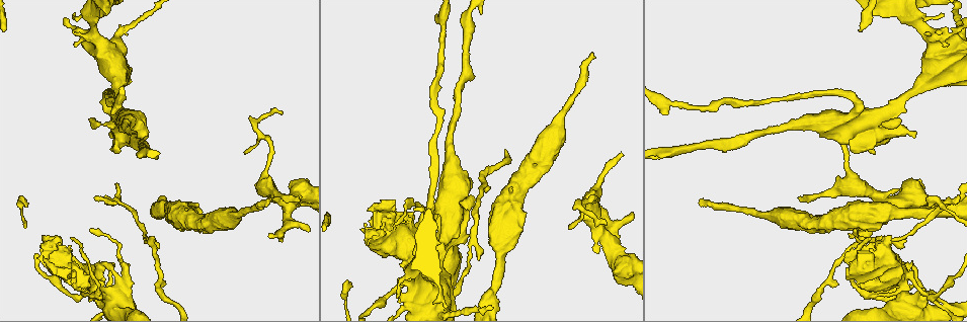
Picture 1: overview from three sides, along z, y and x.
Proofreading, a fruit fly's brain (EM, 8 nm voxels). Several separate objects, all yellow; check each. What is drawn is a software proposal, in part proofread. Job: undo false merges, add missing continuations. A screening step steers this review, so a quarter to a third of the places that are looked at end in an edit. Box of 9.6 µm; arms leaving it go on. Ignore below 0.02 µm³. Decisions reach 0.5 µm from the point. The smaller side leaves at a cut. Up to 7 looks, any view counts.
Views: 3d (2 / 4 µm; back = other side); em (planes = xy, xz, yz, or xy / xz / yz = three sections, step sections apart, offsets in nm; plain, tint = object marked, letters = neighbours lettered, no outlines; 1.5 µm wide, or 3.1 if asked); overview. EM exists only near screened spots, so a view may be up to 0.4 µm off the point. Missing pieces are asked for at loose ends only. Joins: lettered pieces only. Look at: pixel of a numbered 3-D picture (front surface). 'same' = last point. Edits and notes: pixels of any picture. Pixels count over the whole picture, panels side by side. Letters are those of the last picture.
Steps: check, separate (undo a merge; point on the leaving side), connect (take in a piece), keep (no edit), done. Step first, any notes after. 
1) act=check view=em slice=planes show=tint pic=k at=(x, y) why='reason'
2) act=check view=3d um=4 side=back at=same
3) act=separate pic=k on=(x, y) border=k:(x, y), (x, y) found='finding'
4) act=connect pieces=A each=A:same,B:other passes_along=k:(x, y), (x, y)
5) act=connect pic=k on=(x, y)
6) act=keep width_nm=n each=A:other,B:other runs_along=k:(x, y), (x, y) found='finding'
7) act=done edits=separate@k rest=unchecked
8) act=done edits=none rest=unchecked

act=check view=3d um=2 pic=1 at=(901, 120) why='branch stops here'

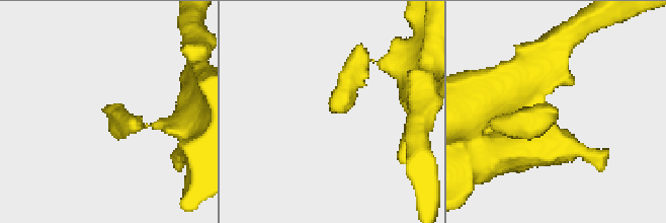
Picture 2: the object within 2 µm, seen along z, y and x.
act=check view=em slice=xy step=8 show=tint pic=2 at=(103, 110) why='need the tissue'

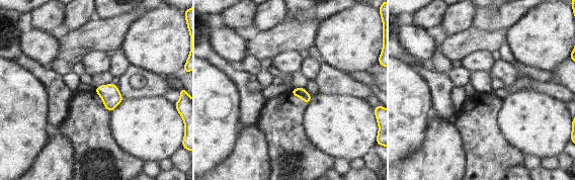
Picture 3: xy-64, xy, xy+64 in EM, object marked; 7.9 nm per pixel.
act=check view=em slice=planes show=letters at=same why='another direction'

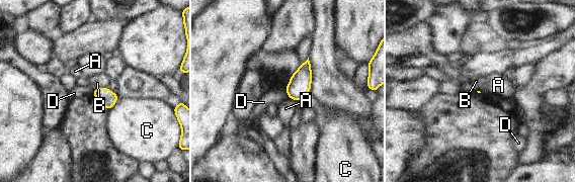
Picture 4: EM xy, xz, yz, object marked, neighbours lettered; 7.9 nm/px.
act=keep each=A:other,B:other,C:other,D:other border=4:(284, 90), (289, 97) found='none of them fits'

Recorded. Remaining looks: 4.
act=check view=3d um=2 pic=1 at=(414, 209) why='tapers out'

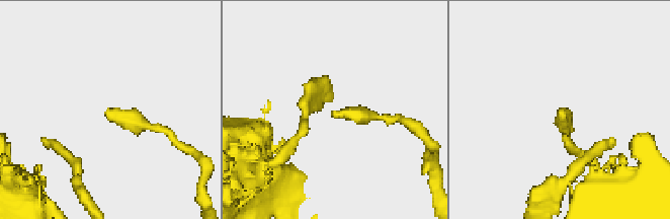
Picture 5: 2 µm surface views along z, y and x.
act=check view=em slice=xy step=4 show=plain pic=5 at=(332, 114) why='need the tissue'

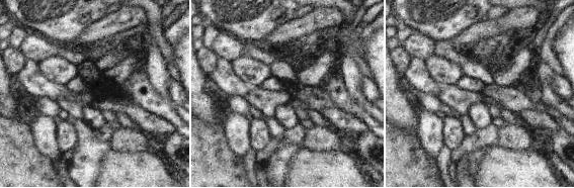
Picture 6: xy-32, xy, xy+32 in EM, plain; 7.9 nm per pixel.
act=check view=em slice=xy step=4 show=letters at=same

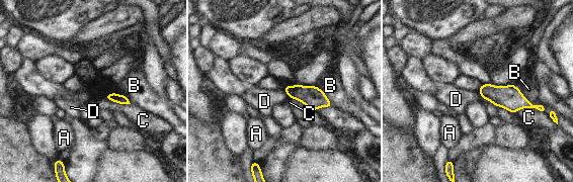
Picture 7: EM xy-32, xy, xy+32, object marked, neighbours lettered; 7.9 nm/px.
act=keep longest_contact=B:320nm each=A:other,B:other,C:other,D:other border=7:(283, 89), (289, 96) found='no lettered piece goes on from it'

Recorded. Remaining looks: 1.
act=done edits=none rest=unchecked

